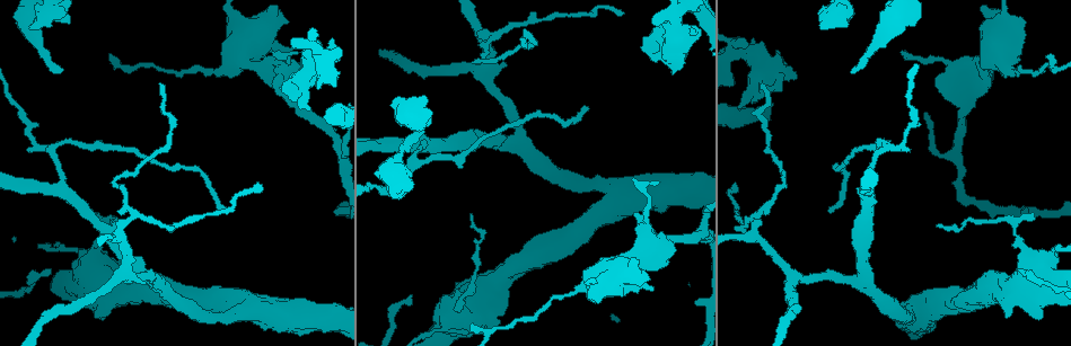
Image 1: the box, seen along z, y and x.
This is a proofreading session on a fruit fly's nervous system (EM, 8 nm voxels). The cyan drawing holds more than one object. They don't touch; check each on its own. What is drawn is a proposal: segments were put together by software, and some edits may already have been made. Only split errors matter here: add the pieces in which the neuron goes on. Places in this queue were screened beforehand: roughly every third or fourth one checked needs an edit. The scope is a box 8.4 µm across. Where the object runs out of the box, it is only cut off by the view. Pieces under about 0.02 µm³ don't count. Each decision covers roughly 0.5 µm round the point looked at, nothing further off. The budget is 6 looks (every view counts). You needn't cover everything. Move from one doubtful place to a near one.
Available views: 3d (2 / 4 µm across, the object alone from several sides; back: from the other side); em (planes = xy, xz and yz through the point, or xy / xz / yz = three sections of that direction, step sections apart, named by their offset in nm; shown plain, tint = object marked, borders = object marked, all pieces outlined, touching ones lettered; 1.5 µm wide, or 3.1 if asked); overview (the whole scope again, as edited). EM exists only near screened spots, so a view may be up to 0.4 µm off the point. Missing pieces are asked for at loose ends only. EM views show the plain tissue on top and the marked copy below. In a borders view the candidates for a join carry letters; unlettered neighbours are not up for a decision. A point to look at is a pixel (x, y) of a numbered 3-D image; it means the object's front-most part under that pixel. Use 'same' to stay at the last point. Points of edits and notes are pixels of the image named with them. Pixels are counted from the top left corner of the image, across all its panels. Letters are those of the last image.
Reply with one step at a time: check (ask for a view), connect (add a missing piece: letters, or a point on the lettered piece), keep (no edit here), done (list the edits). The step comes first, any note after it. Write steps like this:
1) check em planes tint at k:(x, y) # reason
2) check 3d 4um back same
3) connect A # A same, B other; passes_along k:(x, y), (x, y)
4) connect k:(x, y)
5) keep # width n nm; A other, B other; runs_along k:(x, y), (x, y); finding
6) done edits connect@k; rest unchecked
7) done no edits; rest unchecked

check em xy step 8 borders at 1:(60, 70) # end of a long branch

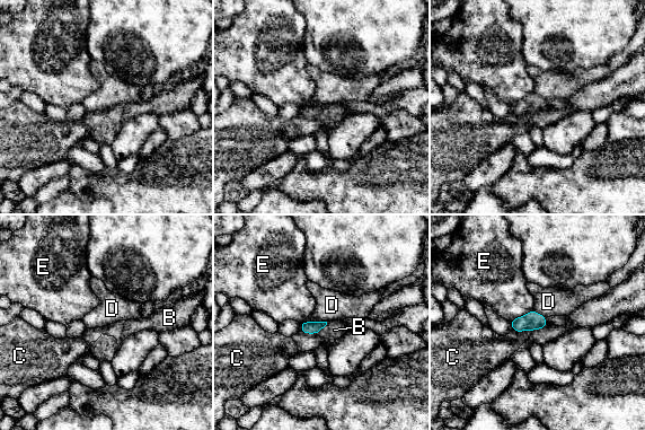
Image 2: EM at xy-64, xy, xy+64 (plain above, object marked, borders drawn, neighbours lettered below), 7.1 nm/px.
check em planes borders same # another direction

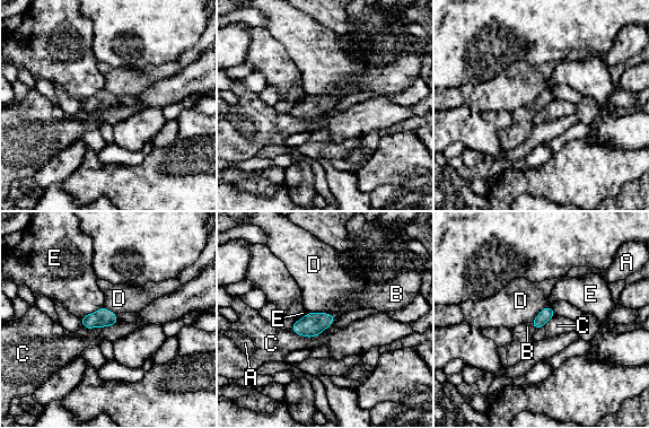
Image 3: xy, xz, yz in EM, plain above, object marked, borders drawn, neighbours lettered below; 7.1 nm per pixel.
connect B # A other, B same, C other, D other, E other; passes_along 3:(547, 313), (532, 325), (527, 326); it goes on there

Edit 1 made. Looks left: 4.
check em planes tint at 1:(648, 279) # stops while still wide

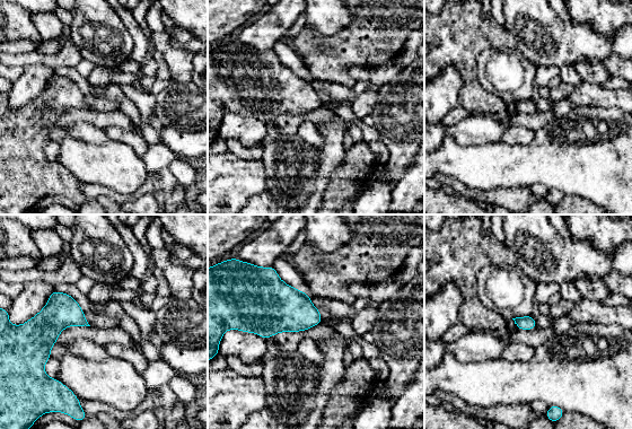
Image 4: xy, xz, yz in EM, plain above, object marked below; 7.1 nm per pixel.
check em planes borders same # see the neighbours

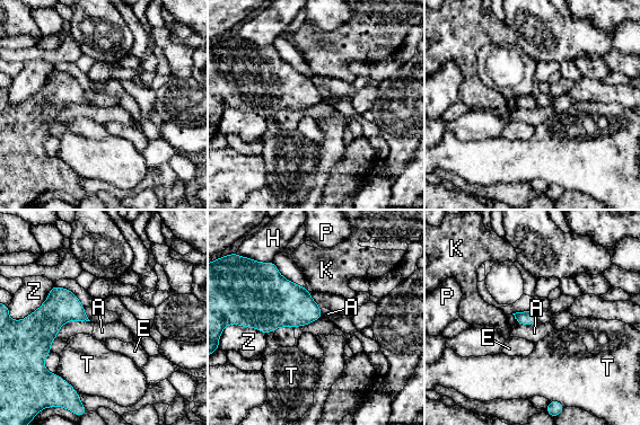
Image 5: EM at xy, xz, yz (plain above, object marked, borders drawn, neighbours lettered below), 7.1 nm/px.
keep # A other, E other, H other, K other, P other, T other, Z other; border 5:(516, 322), (525, 325), (536, 324); no lettered piece goes on from it

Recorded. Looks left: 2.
check 3d 2um at 1:(830, 209) # branch stops here

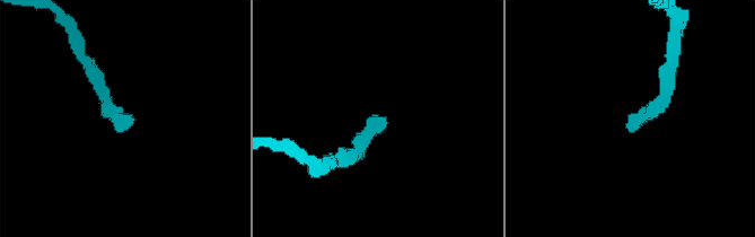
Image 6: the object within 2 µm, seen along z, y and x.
check em planes borders at 6:(128, 129) # shape alone is not enough

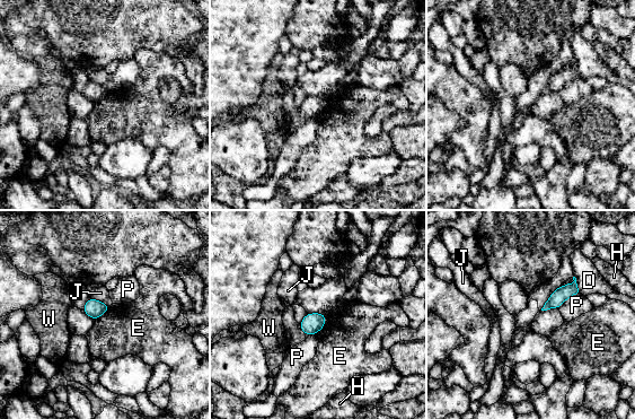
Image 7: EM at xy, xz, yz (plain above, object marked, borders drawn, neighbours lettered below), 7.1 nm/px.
keep # D other, E other, H other, J other, P other, W other; none of them fits

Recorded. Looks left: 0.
done edits connect@3; rest unchecked

